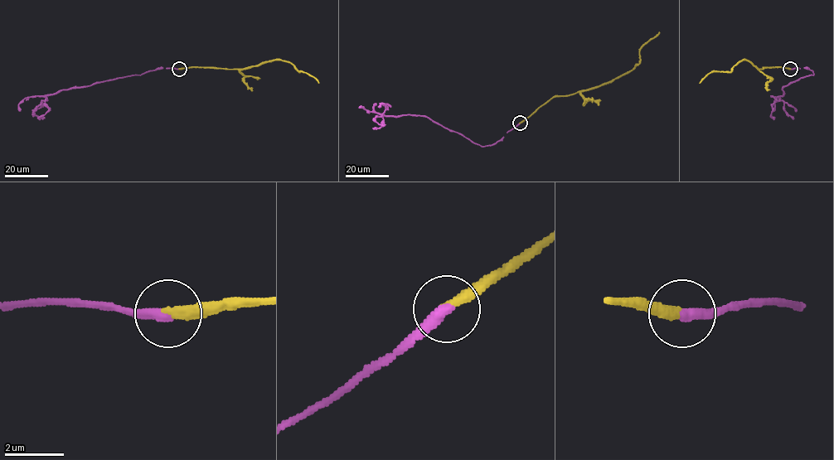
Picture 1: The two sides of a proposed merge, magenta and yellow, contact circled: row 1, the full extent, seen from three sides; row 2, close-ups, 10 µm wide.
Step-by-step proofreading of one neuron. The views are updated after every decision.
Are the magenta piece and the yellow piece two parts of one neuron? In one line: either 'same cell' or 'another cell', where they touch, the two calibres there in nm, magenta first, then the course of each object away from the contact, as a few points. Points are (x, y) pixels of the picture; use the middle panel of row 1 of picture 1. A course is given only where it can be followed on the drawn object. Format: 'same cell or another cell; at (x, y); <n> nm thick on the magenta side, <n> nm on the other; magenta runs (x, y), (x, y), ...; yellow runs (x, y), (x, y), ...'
same cell; at (520, 123); 400 nm thick on the magenta side, 280 nm on the other; magenta runs (519, 123), (482, 147), (424, 116), (379, 114), (376, 104), (386, 107), (375, 118), (385, 124); yellow runs (519, 123), (554, 97), (597, 87), (626, 74), (640, 63), (639, 50), (659, 31)

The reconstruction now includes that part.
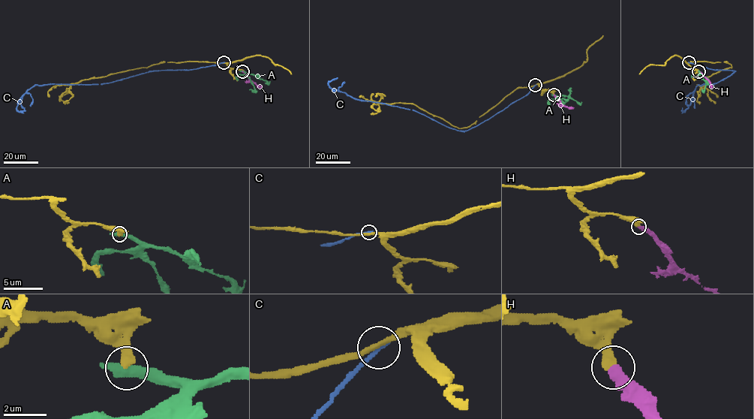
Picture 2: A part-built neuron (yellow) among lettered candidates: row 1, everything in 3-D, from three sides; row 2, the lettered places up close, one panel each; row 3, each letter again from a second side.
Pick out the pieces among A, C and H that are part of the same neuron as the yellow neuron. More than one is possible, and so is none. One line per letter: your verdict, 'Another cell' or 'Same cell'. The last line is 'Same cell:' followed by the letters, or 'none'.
A: Another cell
C: Another cell
H: Same cell
Same cell: H

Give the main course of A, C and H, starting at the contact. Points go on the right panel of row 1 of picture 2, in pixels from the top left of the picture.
A: (698, 70), (705, 81)
C: (689, 62), (714, 70), (734, 71), (713, 84), (698, 85), (690, 105), (683, 112), (682, 108)
H: (698, 71), (711, 85)

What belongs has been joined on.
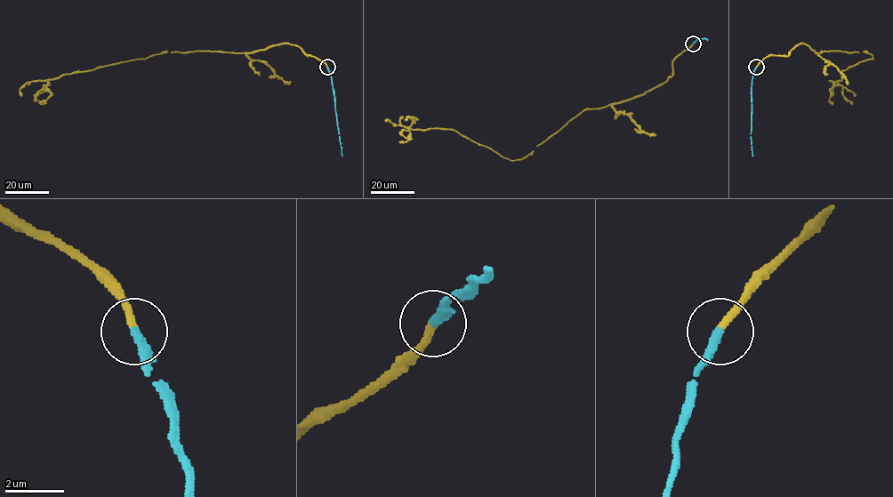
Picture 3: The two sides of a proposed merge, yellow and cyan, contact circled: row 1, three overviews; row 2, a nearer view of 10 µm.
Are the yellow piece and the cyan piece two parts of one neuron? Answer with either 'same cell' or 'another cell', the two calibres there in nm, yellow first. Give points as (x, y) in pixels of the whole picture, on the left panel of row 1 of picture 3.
same cell; calibres 240 and 320 nm

